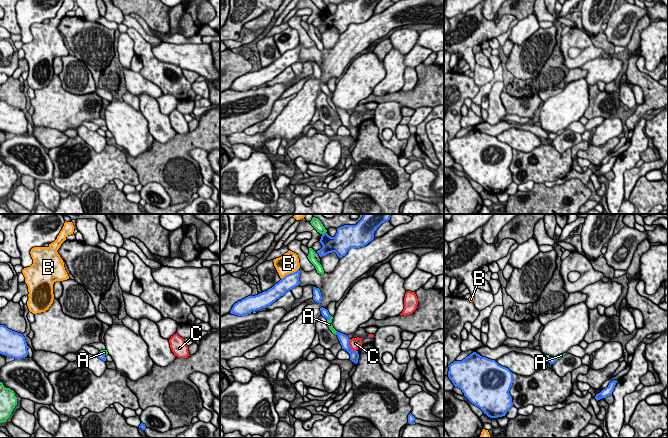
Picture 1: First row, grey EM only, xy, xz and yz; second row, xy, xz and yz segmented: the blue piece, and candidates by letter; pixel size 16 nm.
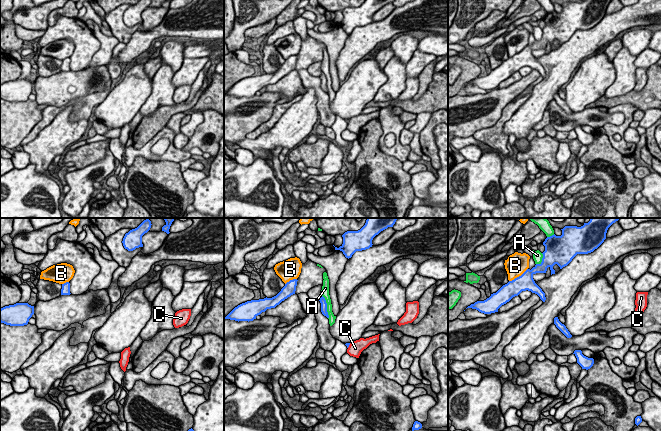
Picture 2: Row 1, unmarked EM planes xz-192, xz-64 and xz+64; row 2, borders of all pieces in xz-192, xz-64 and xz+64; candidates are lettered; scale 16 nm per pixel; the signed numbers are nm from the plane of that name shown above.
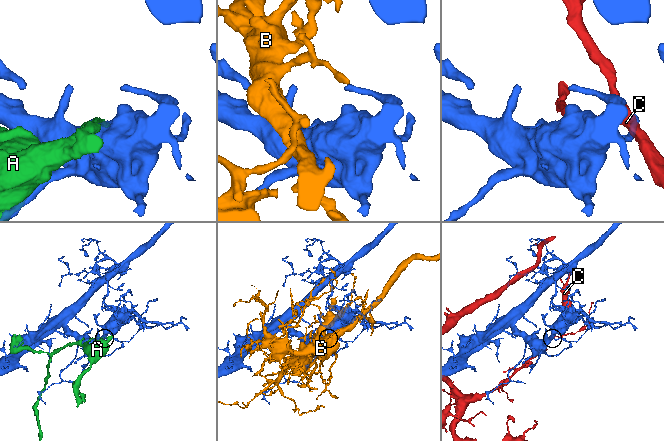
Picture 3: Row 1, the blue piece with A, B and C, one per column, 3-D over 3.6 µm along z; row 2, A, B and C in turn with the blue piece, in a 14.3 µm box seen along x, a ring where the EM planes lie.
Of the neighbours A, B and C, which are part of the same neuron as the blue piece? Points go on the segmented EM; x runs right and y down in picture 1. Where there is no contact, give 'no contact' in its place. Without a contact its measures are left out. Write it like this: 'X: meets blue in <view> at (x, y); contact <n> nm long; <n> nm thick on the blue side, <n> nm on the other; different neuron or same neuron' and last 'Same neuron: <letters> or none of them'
A: meets blue in xz at (329, 319); contact 130 nm long; 120 nm thick on the blue side, 70 nm on the other; different neuron
B: meets blue in xz at (289, 274); contact 340 nm long; 240 nm thick on the blue side, 320 nm on the other; different neuron
C: meets blue in xz at (349, 346); contact 240 nm long; 160 nm thick on the blue side, 190 nm on the other; different neuron
Same neuron: none of them

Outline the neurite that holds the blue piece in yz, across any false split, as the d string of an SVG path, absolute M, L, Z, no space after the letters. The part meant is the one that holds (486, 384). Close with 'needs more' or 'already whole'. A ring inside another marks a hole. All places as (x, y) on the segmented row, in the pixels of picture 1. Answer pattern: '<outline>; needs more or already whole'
M473 352L462 361L454 361L449 366L448 377L455 387L464 393L464 396L475 406L479 407L484 414L490 418L505 416L507 411L513 406L512 397L509 393L513 383L513 373L506 367L499 365L495 360L482 357Z; already whole

